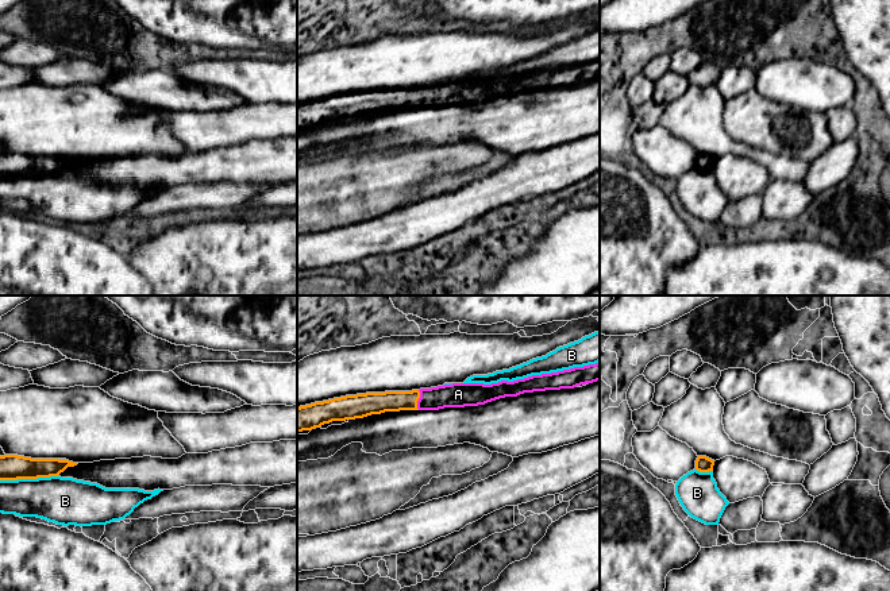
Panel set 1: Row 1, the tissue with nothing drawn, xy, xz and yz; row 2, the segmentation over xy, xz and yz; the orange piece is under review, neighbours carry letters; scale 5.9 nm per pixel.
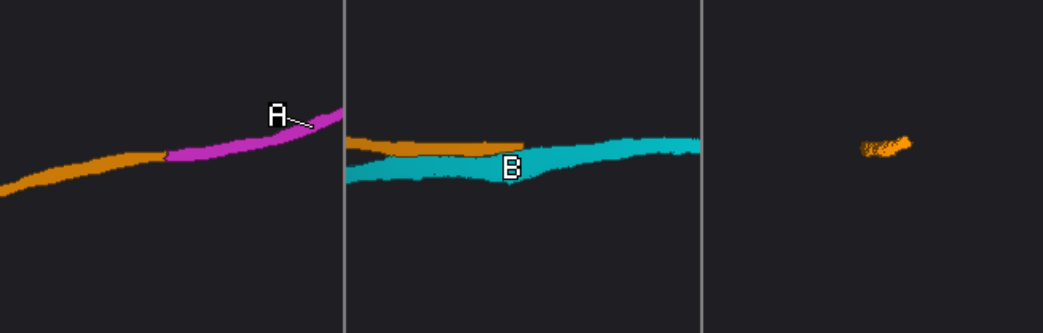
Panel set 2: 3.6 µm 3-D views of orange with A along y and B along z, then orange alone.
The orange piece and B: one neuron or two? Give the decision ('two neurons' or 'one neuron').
two neurons

